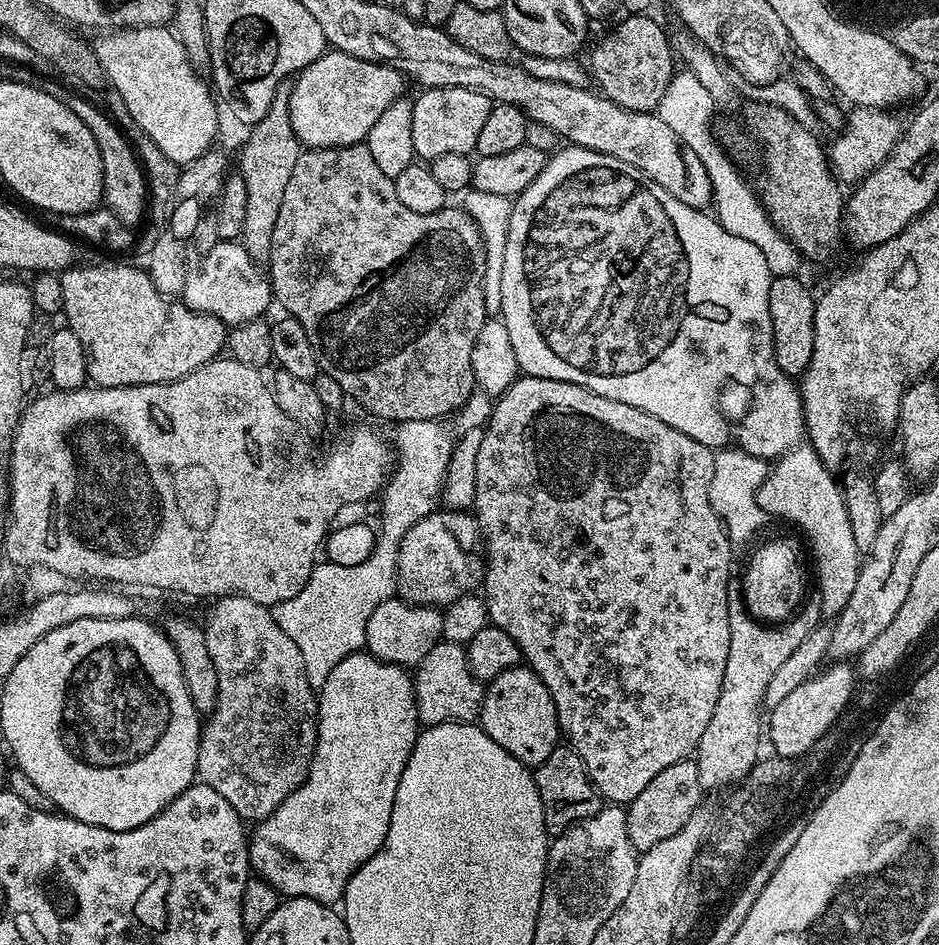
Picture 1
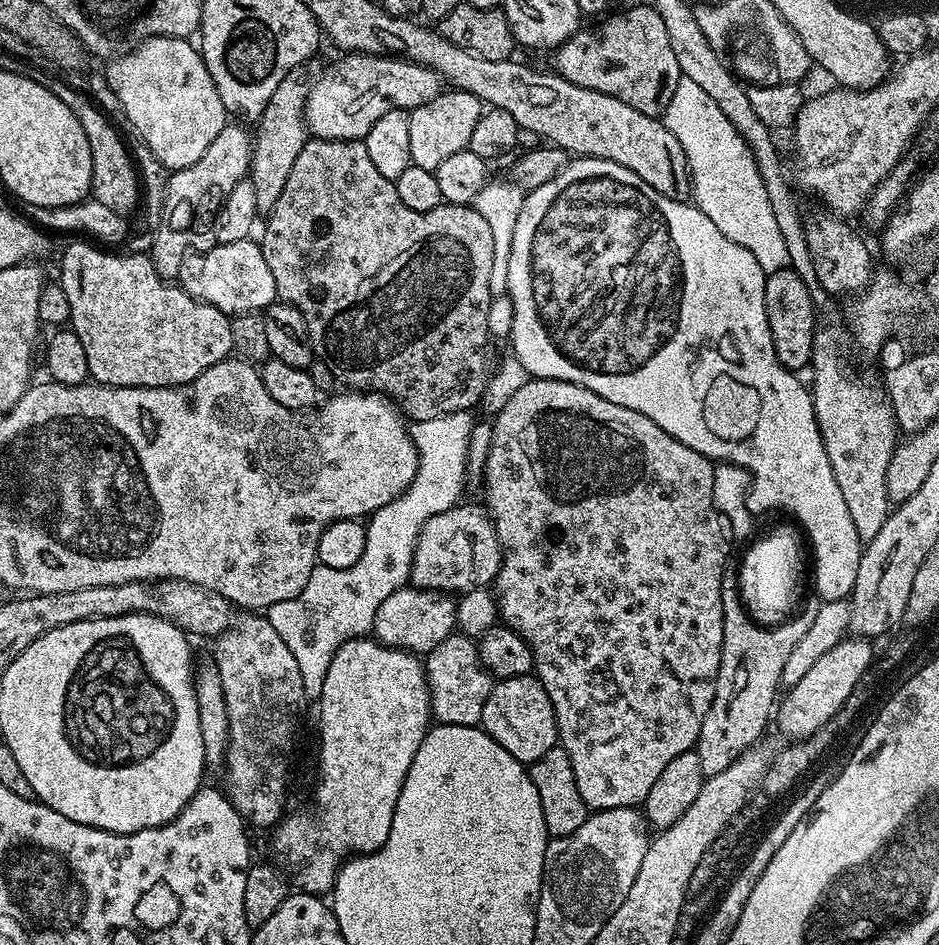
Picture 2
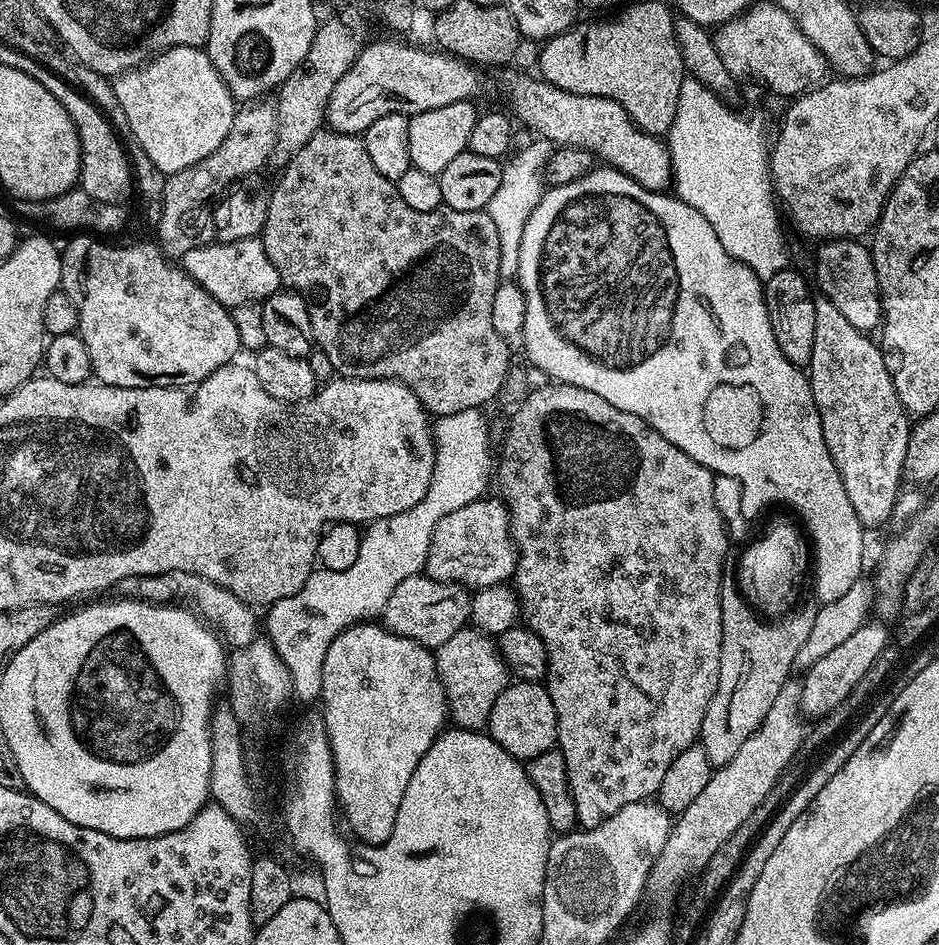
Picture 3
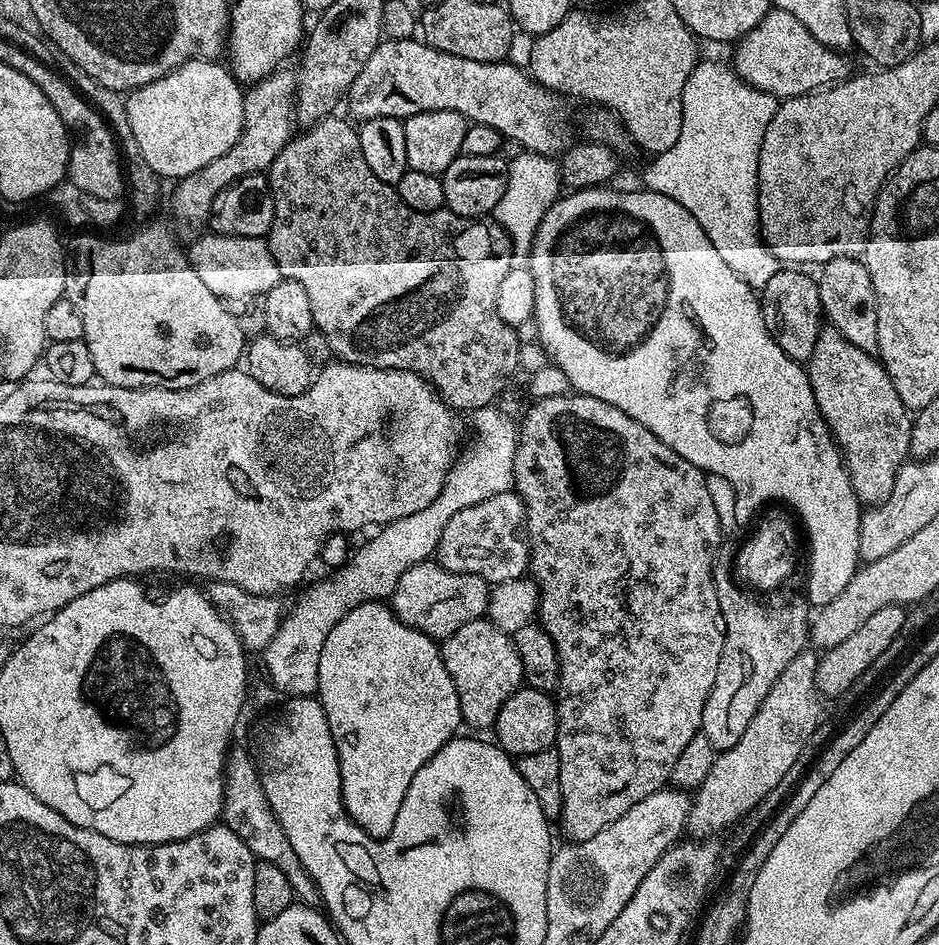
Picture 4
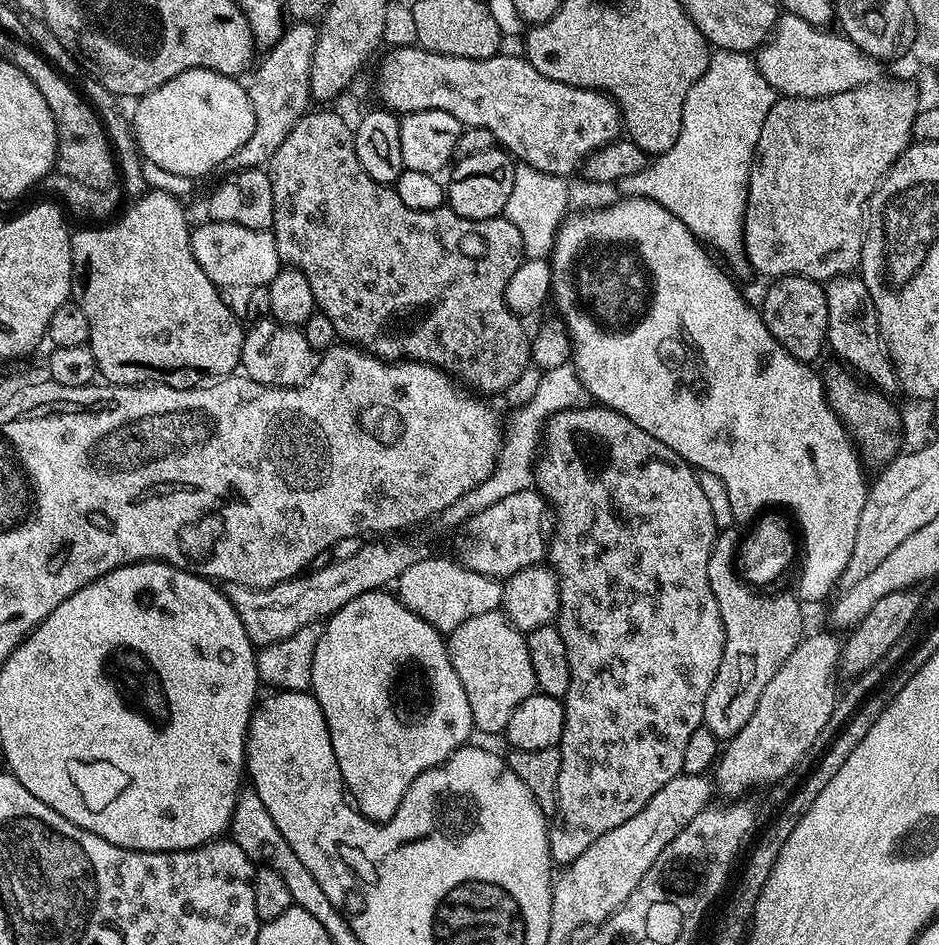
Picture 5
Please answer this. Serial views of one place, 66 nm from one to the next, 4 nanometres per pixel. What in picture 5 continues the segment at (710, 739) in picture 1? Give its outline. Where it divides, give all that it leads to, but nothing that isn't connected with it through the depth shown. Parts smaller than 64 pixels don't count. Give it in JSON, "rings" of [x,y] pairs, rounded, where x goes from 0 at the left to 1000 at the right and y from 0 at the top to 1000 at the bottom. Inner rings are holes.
{"rings":[[[783,558],[764,562],[763,572],[756,582],[756,599],[752,599],[752,607],[756,612],[756,624],[760,624],[760,637],[765,637],[771,663],[771,691],[769,705],[765,705],[765,713],[760,713],[760,726],[756,726],[756,734],[752,734],[749,769],[756,771],[768,785],[778,783],[786,777],[786,772],[790,772],[790,768],[794,768],[794,764],[799,764],[799,756],[803,756],[807,739],[812,739],[812,730],[816,730],[816,722],[824,717],[829,705],[833,705],[833,701],[837,701],[837,696],[846,692],[846,688],[858,672],[855,648],[857,644],[845,628],[845,632],[839,626],[833,628],[832,631],[813,631],[809,628],[813,625],[793,618],[788,613],[782,594],[790,567],[784,562]]]}

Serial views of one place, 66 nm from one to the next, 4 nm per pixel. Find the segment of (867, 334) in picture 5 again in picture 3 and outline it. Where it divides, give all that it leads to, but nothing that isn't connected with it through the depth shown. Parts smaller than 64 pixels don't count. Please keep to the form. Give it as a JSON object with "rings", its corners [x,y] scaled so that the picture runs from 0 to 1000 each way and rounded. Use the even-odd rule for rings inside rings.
{"rings":[[[896,252],[894,254],[883,254],[879,253],[876,255],[878,258],[874,260],[873,263],[869,267],[869,296],[867,292],[867,301],[868,304],[871,306],[871,309],[875,312],[879,312],[880,315],[884,317],[889,324],[892,324],[892,329],[905,341],[905,343],[914,348],[914,350],[919,352],[928,352],[930,349],[936,348],[939,343],[939,319],[937,315],[937,304],[935,303],[935,290],[931,286],[931,277],[929,276],[929,269],[923,257],[917,256],[915,253],[912,252]]]}

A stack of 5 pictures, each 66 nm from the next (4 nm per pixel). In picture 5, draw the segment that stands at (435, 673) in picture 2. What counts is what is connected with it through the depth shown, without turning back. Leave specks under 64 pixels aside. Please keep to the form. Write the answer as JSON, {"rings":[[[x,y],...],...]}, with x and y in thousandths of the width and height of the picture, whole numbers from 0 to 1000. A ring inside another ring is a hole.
{"rings":[[[529,646],[509,650],[509,654],[496,654],[492,662],[476,670],[475,680],[483,713],[488,713],[488,722],[496,730],[496,743],[501,743],[504,767],[520,779],[536,776],[543,756],[573,728],[559,670],[541,659],[536,647]]]}

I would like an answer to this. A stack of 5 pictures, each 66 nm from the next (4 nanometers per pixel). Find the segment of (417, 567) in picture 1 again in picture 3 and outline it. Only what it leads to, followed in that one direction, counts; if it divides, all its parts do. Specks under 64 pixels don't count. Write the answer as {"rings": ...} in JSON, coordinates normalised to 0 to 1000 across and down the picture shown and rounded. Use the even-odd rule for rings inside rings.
{"rings":[[[512,527],[501,531],[501,535],[492,535],[492,540],[483,540],[483,544],[475,544],[475,548],[471,548],[471,552],[466,552],[466,557],[462,557],[462,565],[458,569],[456,593],[452,597],[454,608],[466,616],[493,618],[499,624],[536,618],[548,611],[550,575],[545,572],[541,534],[532,527],[520,528]]]}

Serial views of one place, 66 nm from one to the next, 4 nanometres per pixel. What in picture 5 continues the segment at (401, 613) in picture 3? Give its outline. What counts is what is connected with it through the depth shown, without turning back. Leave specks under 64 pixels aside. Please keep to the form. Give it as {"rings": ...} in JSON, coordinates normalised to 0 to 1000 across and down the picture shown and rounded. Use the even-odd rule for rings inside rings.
{"rings":[[[461,586],[455,593],[441,595],[441,599],[429,605],[420,619],[427,637],[471,671],[492,662],[496,654],[509,654],[509,650],[529,647],[537,637],[537,619],[534,615],[509,607],[495,597],[481,593]]]}

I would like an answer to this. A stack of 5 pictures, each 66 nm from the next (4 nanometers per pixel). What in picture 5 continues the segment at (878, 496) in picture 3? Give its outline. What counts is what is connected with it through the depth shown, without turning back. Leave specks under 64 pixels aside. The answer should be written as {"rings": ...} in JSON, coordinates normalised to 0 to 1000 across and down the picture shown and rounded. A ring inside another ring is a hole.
{"rings":[[[892,385],[879,393],[876,404],[882,429],[903,454],[917,488],[923,494],[938,495],[957,481],[962,471],[960,435],[942,420],[942,416],[923,411],[904,390]]]}

